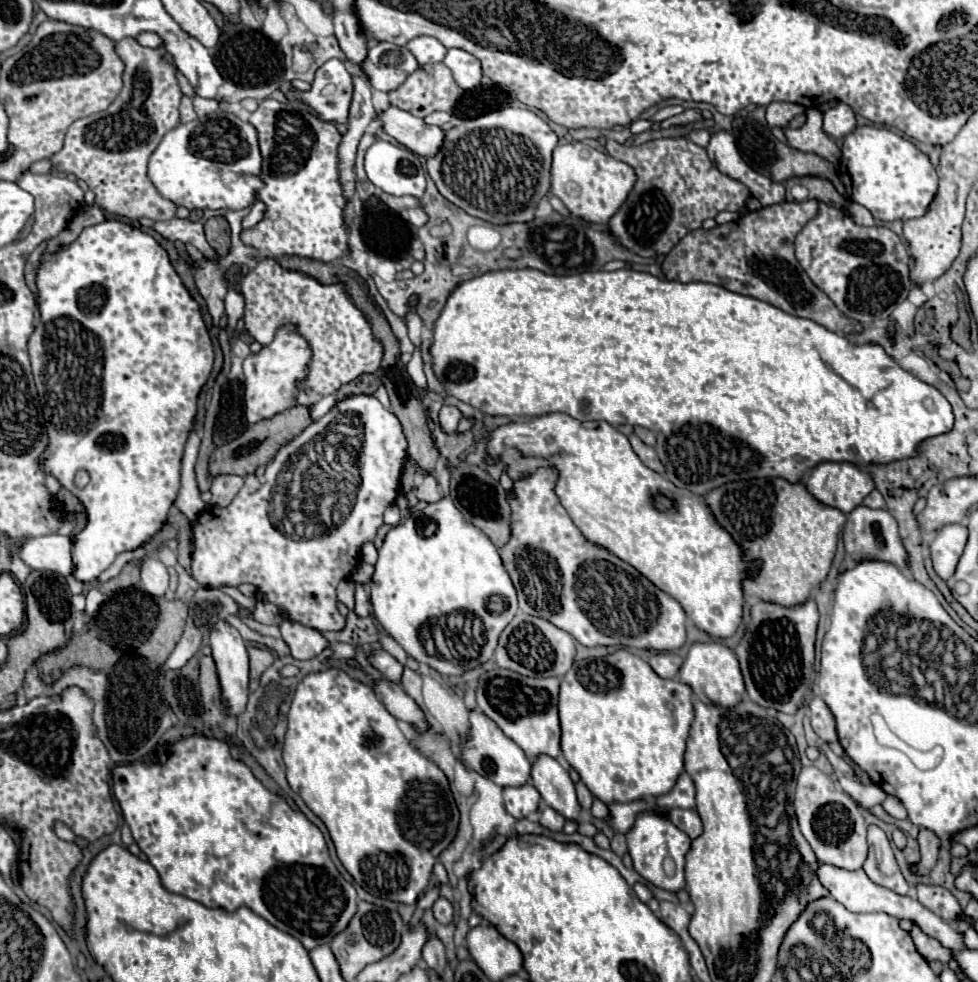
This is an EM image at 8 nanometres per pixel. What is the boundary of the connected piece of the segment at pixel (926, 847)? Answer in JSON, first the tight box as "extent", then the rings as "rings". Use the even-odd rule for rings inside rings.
{"extent":[916,830,940,874],"rings":[[[920,830],[918,844],[920,844],[922,860],[920,860],[920,864],[916,866],[916,872],[920,872],[920,874],[928,874],[928,872],[932,870],[932,866],[936,864],[938,848],[940,848],[940,840],[938,840],[934,834],[930,834],[930,830]]]}

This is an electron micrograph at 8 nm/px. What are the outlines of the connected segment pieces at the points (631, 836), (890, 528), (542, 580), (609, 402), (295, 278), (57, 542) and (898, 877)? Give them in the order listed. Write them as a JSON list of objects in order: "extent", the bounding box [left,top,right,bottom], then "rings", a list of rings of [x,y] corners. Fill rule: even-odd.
[{"extent":[626,814,692,892],"rings":[[[640,814],[634,828],[626,834],[628,840],[628,852],[634,860],[634,870],[650,884],[668,890],[668,892],[678,892],[686,886],[684,880],[684,866],[686,866],[686,854],[690,850],[692,840],[688,838],[688,834],[684,834],[682,830],[678,830],[676,826],[672,826],[672,822],[662,816],[662,814]],[[672,858],[676,864],[676,872],[674,876],[666,876],[664,872],[664,860]]]},{"extent":[844,506,910,570],"rings":[[[858,506],[848,514],[846,528],[844,528],[844,546],[850,554],[852,562],[864,562],[864,560],[880,560],[880,562],[892,562],[900,570],[910,570],[908,566],[908,552],[898,536],[898,524],[892,518],[888,510],[870,510],[866,506]]]},{"extent":[500,468,686,652],"rings":[[[542,468],[536,474],[514,482],[514,496],[508,496],[508,502],[512,506],[512,538],[500,550],[500,556],[518,590],[520,610],[546,618],[588,648],[622,646],[656,652],[678,650],[686,642],[686,614],[682,606],[672,596],[658,590],[636,568],[612,556],[608,550],[596,548],[580,534],[554,494],[556,478],[556,470]]]},{"extent":[432,268,954,496],"rings":[[[524,268],[524,270],[500,270],[500,272],[488,272],[488,274],[482,274],[482,276],[476,276],[468,282],[462,282],[454,292],[452,296],[448,298],[440,318],[436,320],[436,326],[434,326],[434,340],[432,340],[432,366],[434,366],[434,374],[442,380],[444,376],[444,390],[452,396],[456,396],[458,400],[466,402],[466,404],[472,404],[474,408],[482,410],[484,414],[494,414],[494,416],[542,416],[544,412],[546,414],[552,414],[552,412],[564,412],[576,420],[604,420],[612,426],[620,426],[620,422],[628,422],[632,426],[644,426],[644,428],[650,428],[654,434],[656,434],[656,454],[660,458],[660,462],[664,464],[666,468],[666,478],[678,486],[678,488],[686,488],[690,490],[692,494],[696,496],[706,496],[710,490],[722,486],[722,484],[728,484],[730,480],[732,482],[738,482],[738,480],[756,480],[756,478],[784,478],[786,482],[790,484],[798,484],[802,482],[802,478],[806,476],[806,470],[814,470],[818,464],[822,462],[850,462],[858,468],[866,468],[868,464],[890,464],[894,460],[906,460],[906,458],[916,458],[920,454],[920,444],[928,438],[934,438],[934,436],[940,436],[940,434],[946,434],[954,428],[954,412],[952,412],[952,406],[950,402],[930,384],[926,384],[924,380],[920,380],[918,376],[914,376],[912,372],[904,370],[892,356],[886,354],[886,350],[880,346],[880,344],[850,344],[848,338],[844,334],[838,334],[838,332],[832,332],[808,318],[798,318],[798,316],[792,316],[792,314],[786,314],[784,310],[764,302],[764,300],[758,300],[758,298],[752,298],[752,296],[742,296],[742,294],[736,294],[736,292],[730,292],[722,286],[716,286],[716,284],[706,284],[706,282],[688,282],[688,284],[682,284],[682,282],[670,282],[670,280],[660,280],[648,272],[634,272],[634,270],[616,270],[616,272],[606,272],[606,270],[600,270],[600,272],[586,272],[586,274],[576,274],[576,276],[554,276],[554,274],[544,274],[540,270],[532,270],[532,268]]]},{"extent":[240,258,382,408],"rings":[[[274,258],[260,260],[254,270],[246,274],[246,278],[240,282],[240,290],[246,298],[246,310],[244,310],[244,322],[246,330],[254,340],[260,344],[268,344],[274,336],[274,330],[286,322],[294,322],[298,326],[298,332],[310,342],[312,346],[312,362],[310,362],[310,374],[306,382],[302,382],[302,390],[298,396],[298,404],[312,408],[318,400],[322,400],[328,394],[334,394],[340,386],[348,384],[350,380],[358,378],[364,372],[376,372],[380,368],[382,358],[382,346],[372,338],[372,330],[364,318],[364,314],[352,304],[348,294],[344,292],[342,284],[322,286],[314,278],[302,274],[302,272],[288,272]]]},{"extent":[20,534,74,578],"rings":[[[48,534],[32,538],[22,546],[20,558],[32,570],[50,570],[64,578],[74,574],[72,564],[72,538],[62,534]]]},{"extent":[864,826,910,896],"rings":[[[868,826],[868,858],[864,862],[864,872],[878,886],[892,888],[904,896],[910,892],[910,886],[904,880],[892,854],[890,842],[878,826]]]}]

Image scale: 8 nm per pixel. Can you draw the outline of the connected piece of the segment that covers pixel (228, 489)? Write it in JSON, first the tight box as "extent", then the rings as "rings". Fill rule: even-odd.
{"extent":[212,476,244,508],"rings":[[[216,476],[212,482],[212,502],[216,502],[220,508],[226,508],[234,496],[240,492],[244,480],[240,476]]]}

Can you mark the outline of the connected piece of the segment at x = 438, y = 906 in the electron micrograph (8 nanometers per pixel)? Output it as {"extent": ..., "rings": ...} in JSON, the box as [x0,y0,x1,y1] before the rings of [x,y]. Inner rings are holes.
{"extent":[432,898,452,924],"rings":[[[438,898],[432,906],[432,914],[438,922],[442,924],[450,924],[452,922],[452,904],[446,898]]]}

